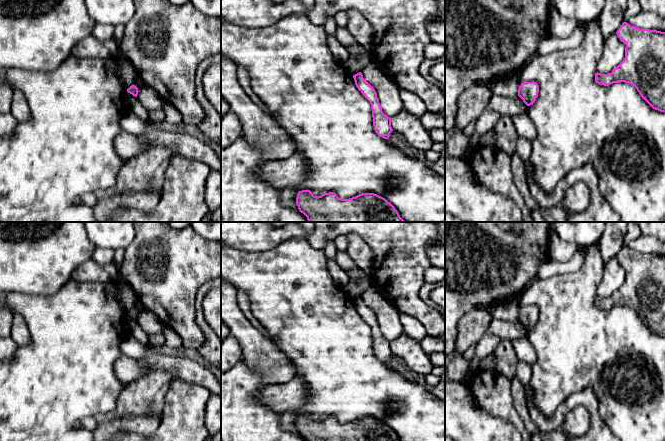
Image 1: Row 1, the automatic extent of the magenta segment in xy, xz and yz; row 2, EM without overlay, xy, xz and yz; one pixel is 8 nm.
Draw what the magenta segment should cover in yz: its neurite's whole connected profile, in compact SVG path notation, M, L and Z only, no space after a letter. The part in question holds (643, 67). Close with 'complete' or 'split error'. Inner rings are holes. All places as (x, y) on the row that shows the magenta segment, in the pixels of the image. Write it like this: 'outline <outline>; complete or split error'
outline M623 22L616 32L626 43L624 60L608 74L595 74L595 82L604 86L625 82L633 85L655 110L665 112L665 32L640 29Z; complete

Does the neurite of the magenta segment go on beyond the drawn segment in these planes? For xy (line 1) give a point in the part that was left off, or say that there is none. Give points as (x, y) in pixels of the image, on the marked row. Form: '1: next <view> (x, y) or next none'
1: next none

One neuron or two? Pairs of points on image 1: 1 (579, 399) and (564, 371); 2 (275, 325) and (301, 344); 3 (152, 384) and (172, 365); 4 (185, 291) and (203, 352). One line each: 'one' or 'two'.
1: two
2: one
3: two
4: two

